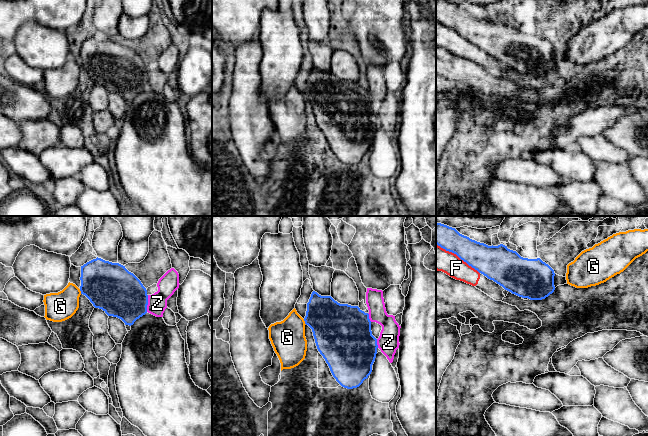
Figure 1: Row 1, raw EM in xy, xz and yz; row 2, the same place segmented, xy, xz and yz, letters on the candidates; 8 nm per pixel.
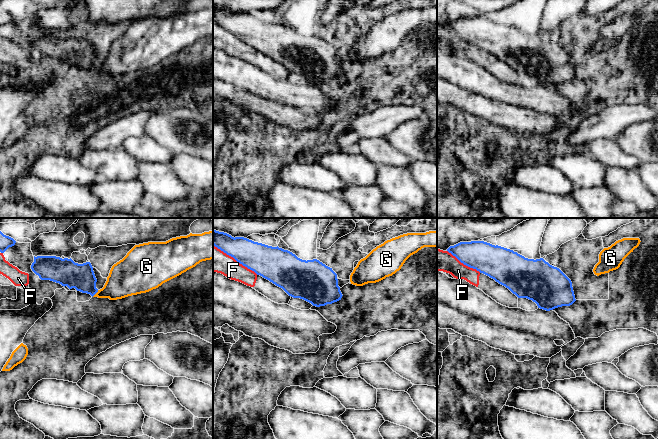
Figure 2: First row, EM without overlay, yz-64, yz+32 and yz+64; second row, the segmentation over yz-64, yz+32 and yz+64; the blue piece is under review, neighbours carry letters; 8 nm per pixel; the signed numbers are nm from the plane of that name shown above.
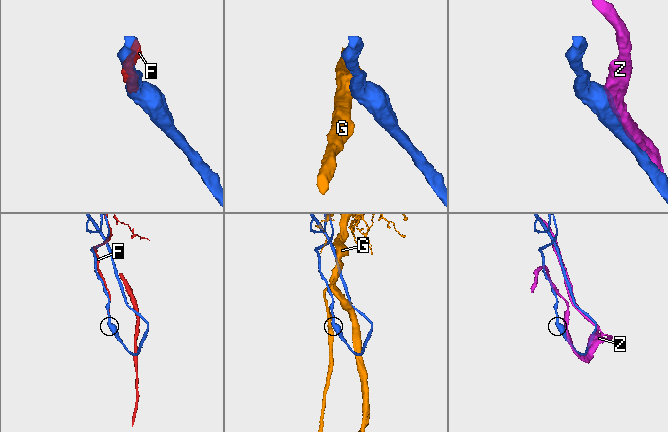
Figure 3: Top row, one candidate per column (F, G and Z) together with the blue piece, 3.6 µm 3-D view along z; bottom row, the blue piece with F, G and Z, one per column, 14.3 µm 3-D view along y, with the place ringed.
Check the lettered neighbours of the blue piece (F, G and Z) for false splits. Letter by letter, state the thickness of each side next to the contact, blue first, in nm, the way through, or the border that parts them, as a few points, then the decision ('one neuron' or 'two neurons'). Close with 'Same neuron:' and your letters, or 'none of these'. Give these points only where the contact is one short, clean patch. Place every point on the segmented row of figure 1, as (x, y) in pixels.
F: 240 nm thick on the blue side, 190 nm on the other; two neurons
G: 380 nm thick on the blue side, 280 nm on the other; border along xz (303, 319), (306, 324); two neurons
Z: 380 nm thick on the blue side, 160 nm on the other; one neuron
Same neuron: Z

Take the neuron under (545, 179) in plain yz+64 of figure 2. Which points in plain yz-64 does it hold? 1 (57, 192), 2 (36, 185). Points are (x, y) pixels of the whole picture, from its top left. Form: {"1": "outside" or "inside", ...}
{"1": "outside", "2": "outside"}

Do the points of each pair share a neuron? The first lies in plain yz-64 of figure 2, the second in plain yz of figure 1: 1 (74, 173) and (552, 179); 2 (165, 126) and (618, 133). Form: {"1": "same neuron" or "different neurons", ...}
{"1": "same neuron", "2": "same neuron"}

